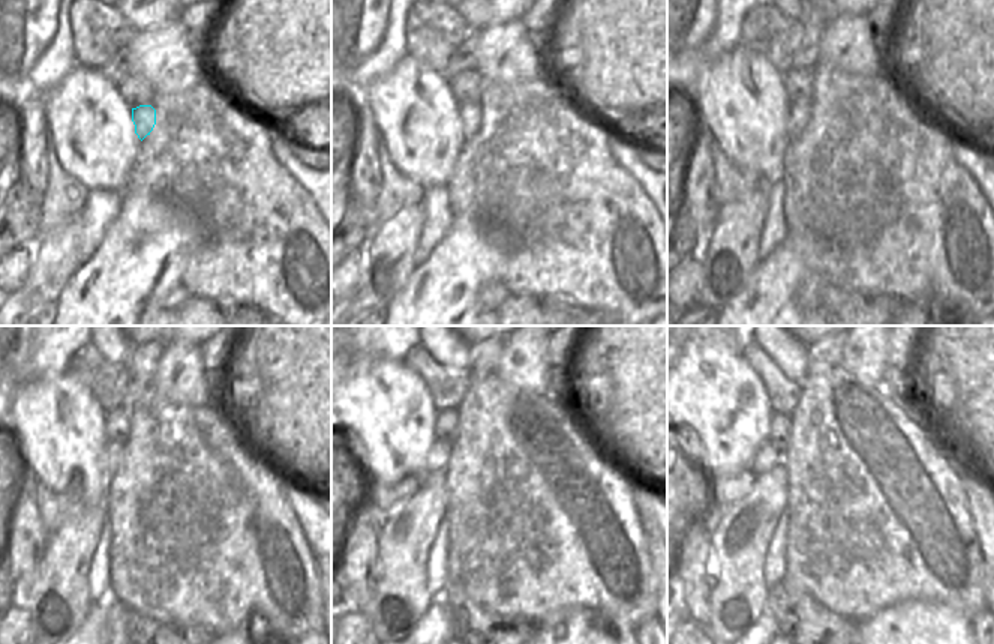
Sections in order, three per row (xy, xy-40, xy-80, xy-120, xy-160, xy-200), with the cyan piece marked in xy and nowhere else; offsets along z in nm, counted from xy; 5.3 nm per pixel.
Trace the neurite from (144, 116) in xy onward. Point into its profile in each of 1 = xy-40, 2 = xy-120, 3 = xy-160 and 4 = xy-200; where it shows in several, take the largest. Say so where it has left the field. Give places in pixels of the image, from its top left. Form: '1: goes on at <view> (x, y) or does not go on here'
1: goes on at xy-40 (470, 113)
2: goes on at xy-120 (113, 452)
3: goes on at xy-160 (437, 458)
4: goes on at xy-200 (766, 457)

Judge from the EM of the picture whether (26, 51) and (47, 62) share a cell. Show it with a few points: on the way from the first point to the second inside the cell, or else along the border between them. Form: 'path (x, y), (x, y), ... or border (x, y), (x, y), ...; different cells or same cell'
border (56, 26), (54, 36), (27, 74), (26, 90); different cells

